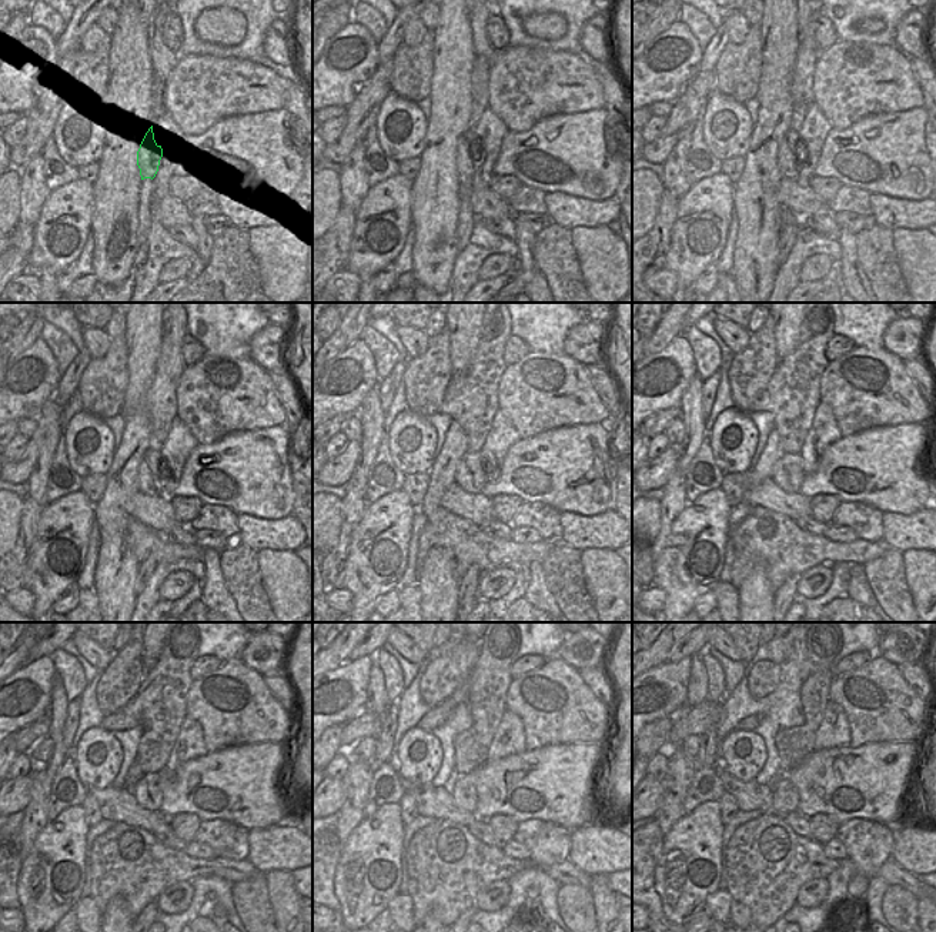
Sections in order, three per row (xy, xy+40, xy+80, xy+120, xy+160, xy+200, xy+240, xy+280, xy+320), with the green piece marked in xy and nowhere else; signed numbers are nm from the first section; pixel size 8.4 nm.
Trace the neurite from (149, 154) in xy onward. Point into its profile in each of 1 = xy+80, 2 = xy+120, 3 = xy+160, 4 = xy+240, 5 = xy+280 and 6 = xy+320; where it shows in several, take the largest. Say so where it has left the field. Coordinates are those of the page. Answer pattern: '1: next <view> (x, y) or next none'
1: next xy+80 (789, 157)
2: next xy+120 (150, 474)
3: next xy+160 (470, 475)
4: next xy+240 (147, 792)
5: next xy+280 (464, 788)
6: next xy+320 (785, 798)

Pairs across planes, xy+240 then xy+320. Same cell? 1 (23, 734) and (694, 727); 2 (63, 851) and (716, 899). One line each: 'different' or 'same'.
1: same
2: different

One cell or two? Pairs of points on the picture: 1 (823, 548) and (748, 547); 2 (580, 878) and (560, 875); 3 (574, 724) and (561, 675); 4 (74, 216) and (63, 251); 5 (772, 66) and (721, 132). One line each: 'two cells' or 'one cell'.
1: one cell
2: one cell
3: one cell
4: one cell
5: two cells

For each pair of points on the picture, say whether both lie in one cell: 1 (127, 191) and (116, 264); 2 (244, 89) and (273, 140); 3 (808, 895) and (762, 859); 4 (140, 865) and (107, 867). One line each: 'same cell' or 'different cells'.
1: same cell
2: different cells
3: different cells
4: same cell

